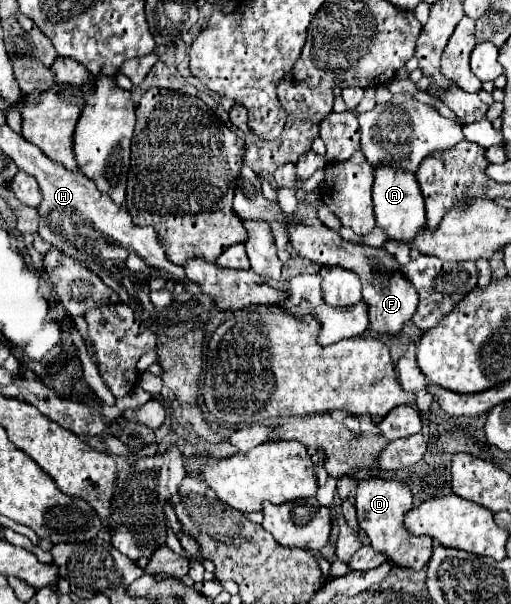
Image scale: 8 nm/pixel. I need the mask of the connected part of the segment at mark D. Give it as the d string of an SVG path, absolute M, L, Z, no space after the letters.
M365 479L359 481L357 497L355 497L355 509L361 531L369 537L369 543L377 553L383 553L389 563L401 569L421 571L433 553L433 539L429 537L415 537L409 535L403 529L403 515L413 507L413 495L411 489L397 481L385 481L385 479Z

